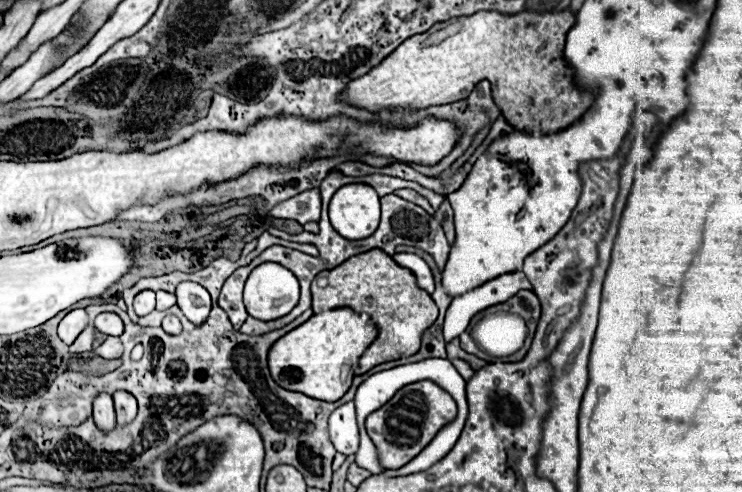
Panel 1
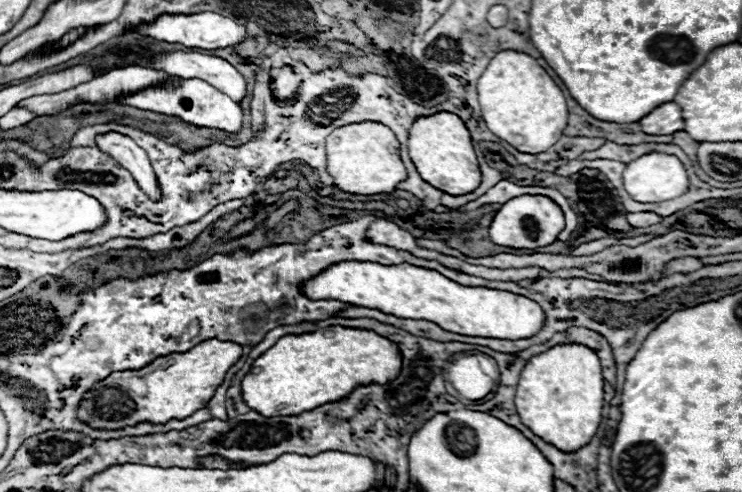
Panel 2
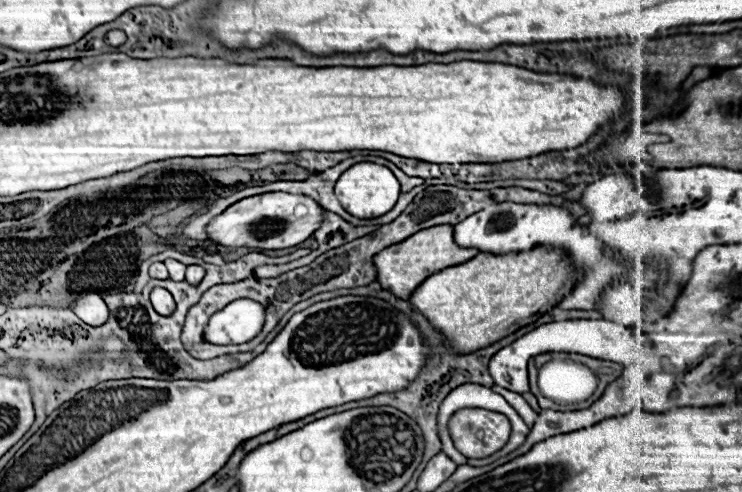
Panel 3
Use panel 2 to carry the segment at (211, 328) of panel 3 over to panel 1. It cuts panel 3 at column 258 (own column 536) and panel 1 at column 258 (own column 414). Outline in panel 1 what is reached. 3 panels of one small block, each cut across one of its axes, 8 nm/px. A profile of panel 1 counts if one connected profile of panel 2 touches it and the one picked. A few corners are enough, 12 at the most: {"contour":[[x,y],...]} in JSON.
{"contour":[[276,262],[252,270],[244,304],[258,320],[288,314],[298,278]]}

